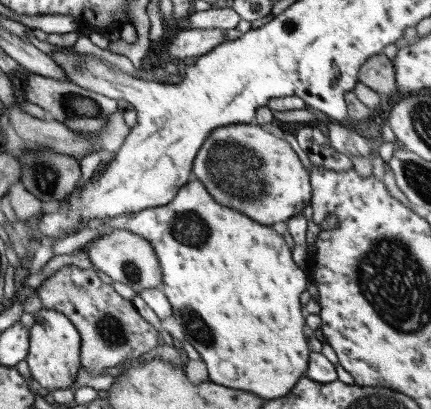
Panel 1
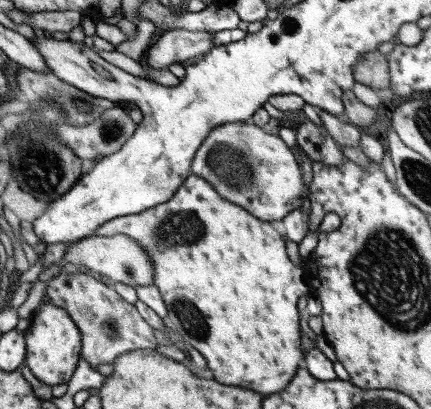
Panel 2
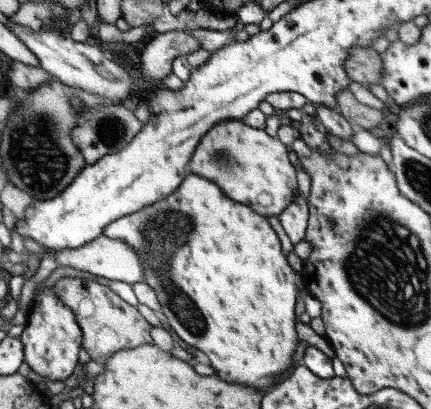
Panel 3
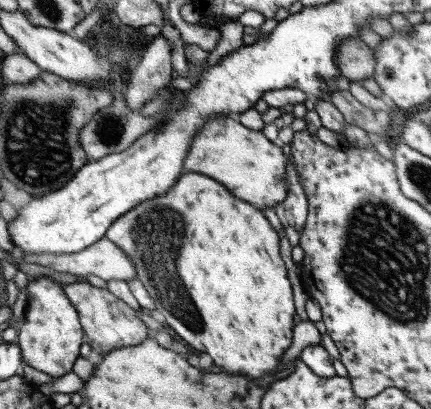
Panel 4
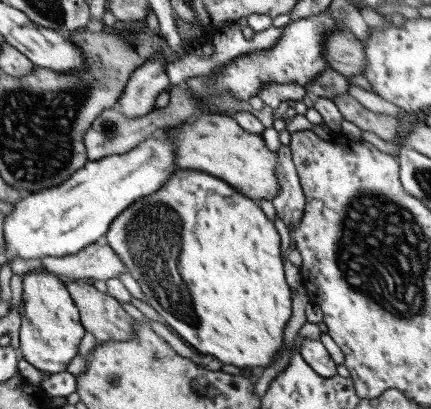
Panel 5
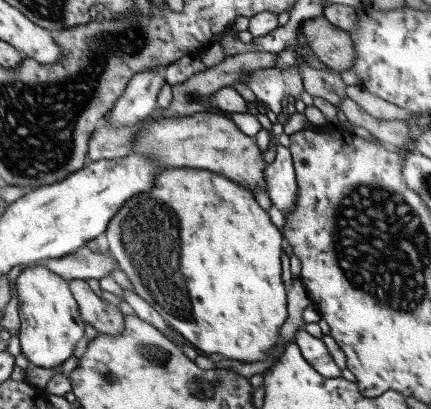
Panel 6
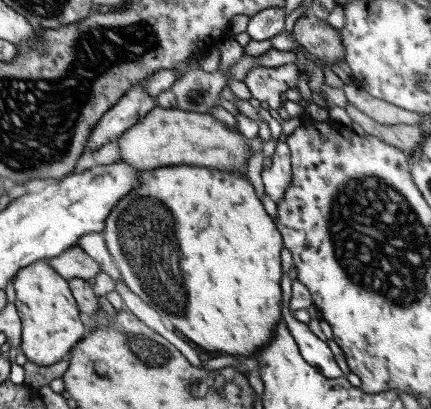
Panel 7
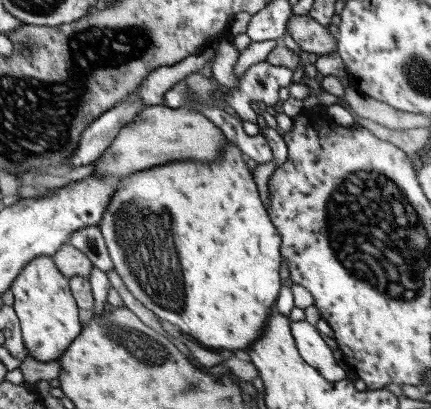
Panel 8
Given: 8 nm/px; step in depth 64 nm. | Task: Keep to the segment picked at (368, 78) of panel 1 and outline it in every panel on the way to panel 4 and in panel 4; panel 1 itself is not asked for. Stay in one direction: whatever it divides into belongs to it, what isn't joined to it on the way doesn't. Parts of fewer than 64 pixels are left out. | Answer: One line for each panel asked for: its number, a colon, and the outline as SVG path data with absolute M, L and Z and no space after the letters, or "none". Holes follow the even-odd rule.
2: M379 52L363 54L359 58L359 62L355 64L353 78L355 78L355 84L357 82L365 84L365 86L373 88L375 92L381 92L383 88L391 88L387 58L383 54L379 54Z
3: M353 48L349 58L345 60L345 72L351 82L359 82L363 86L381 84L383 78L383 62L381 54L371 48Z
4: M347 40L347 44L341 44L339 48L337 68L349 82L361 84L367 78L371 80L375 74L375 52L369 50L365 42Z

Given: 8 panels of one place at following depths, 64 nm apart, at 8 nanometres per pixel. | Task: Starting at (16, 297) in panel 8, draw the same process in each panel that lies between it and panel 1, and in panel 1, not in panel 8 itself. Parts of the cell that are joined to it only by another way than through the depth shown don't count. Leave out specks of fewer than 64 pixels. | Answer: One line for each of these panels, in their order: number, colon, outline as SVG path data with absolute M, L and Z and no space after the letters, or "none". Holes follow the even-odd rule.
1: M55 310L35 312L35 326L29 328L29 354L25 358L31 380L47 392L71 388L81 370L81 336L67 316Z
2: M43 302L29 320L31 320L31 326L25 332L25 344L27 344L25 364L27 364L27 368L41 384L47 384L51 388L57 384L67 384L73 378L77 364L81 362L79 328L73 324L71 316L65 310L61 310L53 304L47 304L47 302Z
3: M45 290L39 294L35 304L31 306L29 318L25 322L25 328L19 336L23 342L23 354L25 354L25 364L35 372L37 376L43 378L43 382L59 382L67 380L75 368L79 366L79 352L81 352L81 328L75 320L75 314L71 308L67 308L59 298L53 296L53 292Z
4: M33 278L33 282L29 282L27 286L27 308L23 312L23 322L17 336L23 362L39 372L49 374L51 378L61 378L63 374L73 370L83 340L85 334L79 324L79 316L67 300L63 288L47 278Z
5: M47 272L23 276L23 298L19 304L21 328L17 332L19 352L23 360L27 360L33 368L45 372L47 376L65 372L69 370L73 358L79 354L79 342L85 336L79 310L67 292L67 286L61 284L55 276Z
6: M29 266L17 276L17 296L19 296L19 344L21 354L31 366L43 370L59 370L73 354L77 342L85 334L85 322L79 314L79 306L69 290L67 280L49 272L43 266Z
7: M35 262L27 268L21 268L13 276L13 288L13 304L21 318L19 352L25 354L27 362L33 362L41 368L59 364L61 360L69 358L75 344L85 336L85 326L67 280L59 276L49 264Z

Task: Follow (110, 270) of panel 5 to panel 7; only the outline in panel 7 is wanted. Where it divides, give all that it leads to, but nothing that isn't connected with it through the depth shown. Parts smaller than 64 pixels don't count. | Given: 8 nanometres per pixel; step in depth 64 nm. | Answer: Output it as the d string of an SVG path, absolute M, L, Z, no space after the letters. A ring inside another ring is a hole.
M73 246L69 248L67 252L59 254L57 258L51 258L49 260L49 266L59 274L63 276L67 282L71 278L79 278L79 280L89 280L89 278L95 278L101 270L101 266L85 254L83 248L79 246Z

